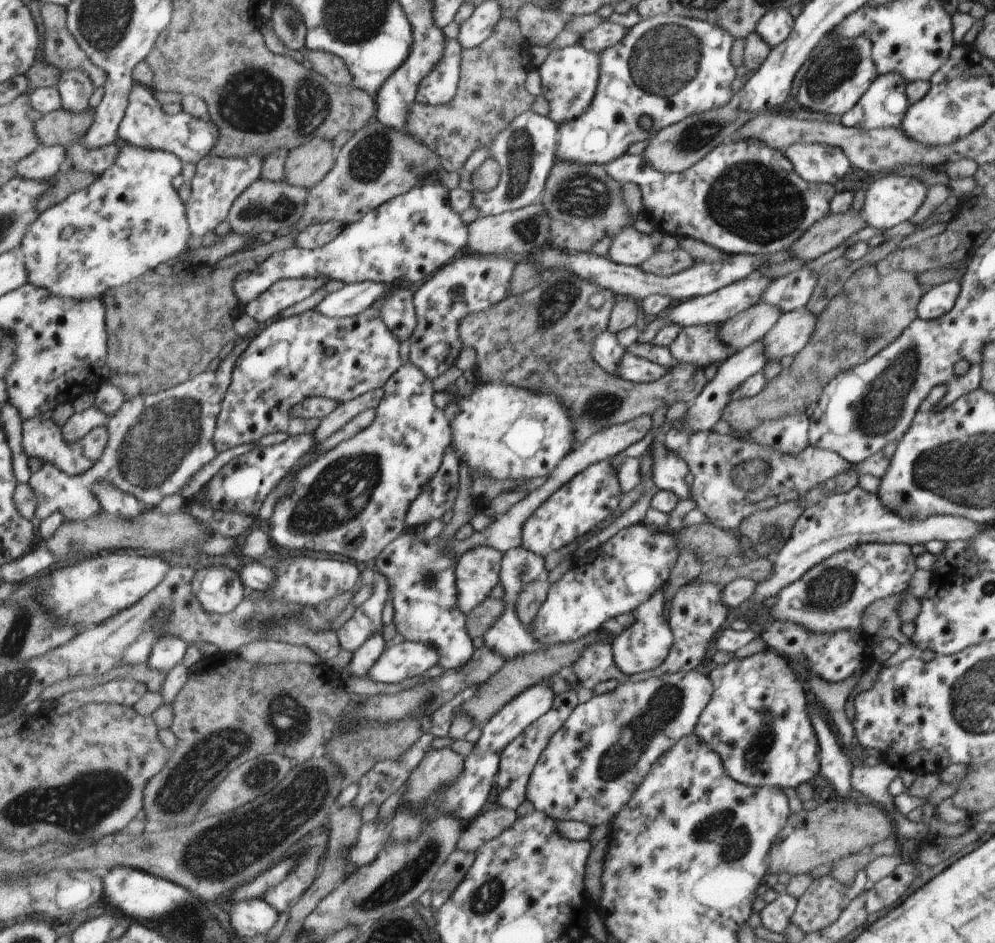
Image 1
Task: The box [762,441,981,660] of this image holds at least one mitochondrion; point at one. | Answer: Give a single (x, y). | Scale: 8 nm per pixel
(829, 590)

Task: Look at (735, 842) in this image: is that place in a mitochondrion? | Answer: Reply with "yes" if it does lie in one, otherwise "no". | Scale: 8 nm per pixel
yes

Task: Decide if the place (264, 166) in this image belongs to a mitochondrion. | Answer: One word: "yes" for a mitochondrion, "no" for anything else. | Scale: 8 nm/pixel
no

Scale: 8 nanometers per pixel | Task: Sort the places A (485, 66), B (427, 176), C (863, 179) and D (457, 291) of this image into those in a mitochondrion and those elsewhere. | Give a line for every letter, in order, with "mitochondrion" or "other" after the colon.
A: other
B: other
C: other
D: other

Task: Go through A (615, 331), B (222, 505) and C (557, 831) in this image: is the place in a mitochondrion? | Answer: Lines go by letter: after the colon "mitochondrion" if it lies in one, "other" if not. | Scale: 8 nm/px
A: other
B: other
C: other

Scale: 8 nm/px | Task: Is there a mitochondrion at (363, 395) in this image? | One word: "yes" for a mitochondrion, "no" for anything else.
no

